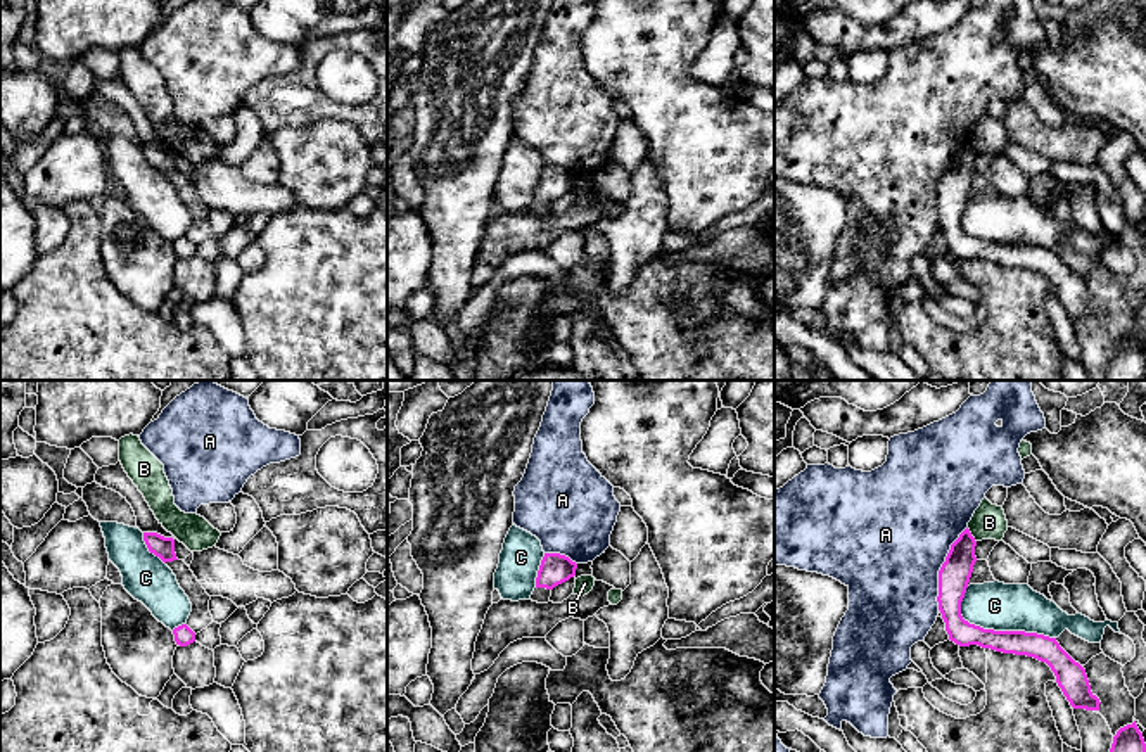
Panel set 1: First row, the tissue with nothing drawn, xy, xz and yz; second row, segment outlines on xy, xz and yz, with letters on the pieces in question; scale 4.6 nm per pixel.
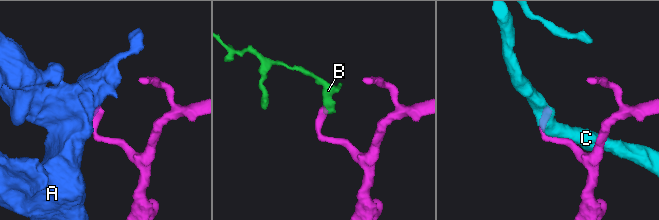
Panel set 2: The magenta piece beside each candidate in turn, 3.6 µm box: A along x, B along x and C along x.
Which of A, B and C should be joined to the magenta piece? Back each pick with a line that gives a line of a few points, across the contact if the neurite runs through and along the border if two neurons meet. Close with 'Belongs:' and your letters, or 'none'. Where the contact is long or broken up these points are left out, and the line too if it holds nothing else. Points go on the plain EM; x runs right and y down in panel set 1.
Belongs: none

